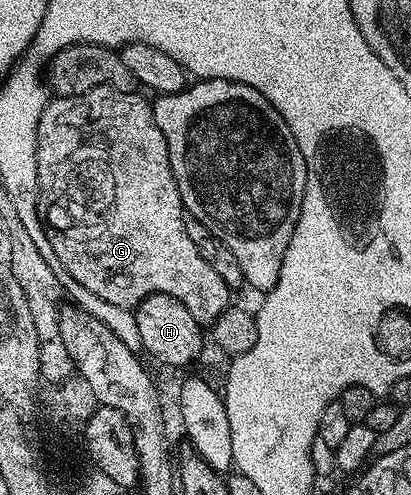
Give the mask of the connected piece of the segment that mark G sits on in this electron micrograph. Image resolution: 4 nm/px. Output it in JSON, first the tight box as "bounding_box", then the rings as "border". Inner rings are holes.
{"bounding_box":[37,86,232,326],"border":[[[108,86],[94,88],[80,96],[55,96],[48,99],[45,110],[41,114],[41,122],[37,126],[37,178],[39,179],[39,199],[45,209],[45,223],[53,236],[53,243],[57,250],[57,258],[63,263],[63,272],[71,275],[83,287],[84,293],[101,298],[105,302],[113,302],[113,306],[121,306],[134,310],[141,300],[149,294],[160,292],[177,298],[193,314],[193,318],[201,326],[214,324],[215,319],[227,311],[232,303],[232,289],[227,283],[201,258],[201,250],[193,246],[193,238],[185,230],[183,221],[185,209],[181,202],[181,194],[177,190],[177,182],[173,174],[173,166],[169,162],[169,146],[165,142],[165,134],[161,134],[161,126],[155,121],[155,109],[152,101],[139,96],[138,91],[117,92]]]}

